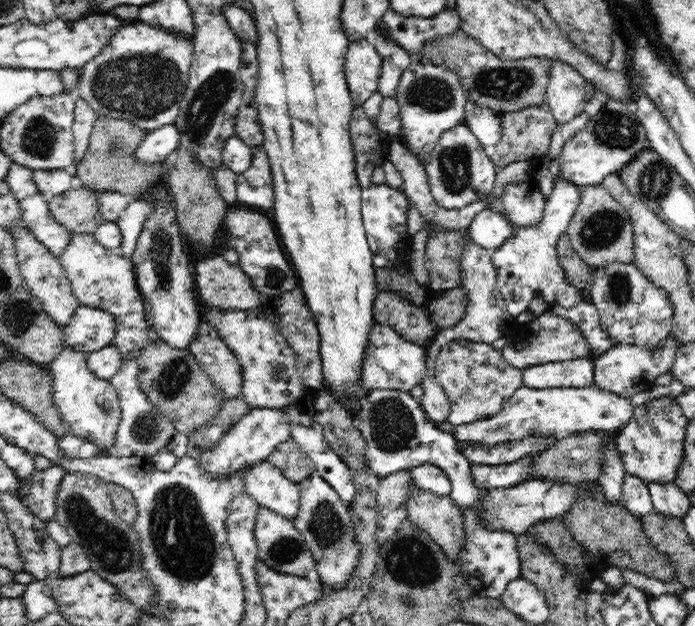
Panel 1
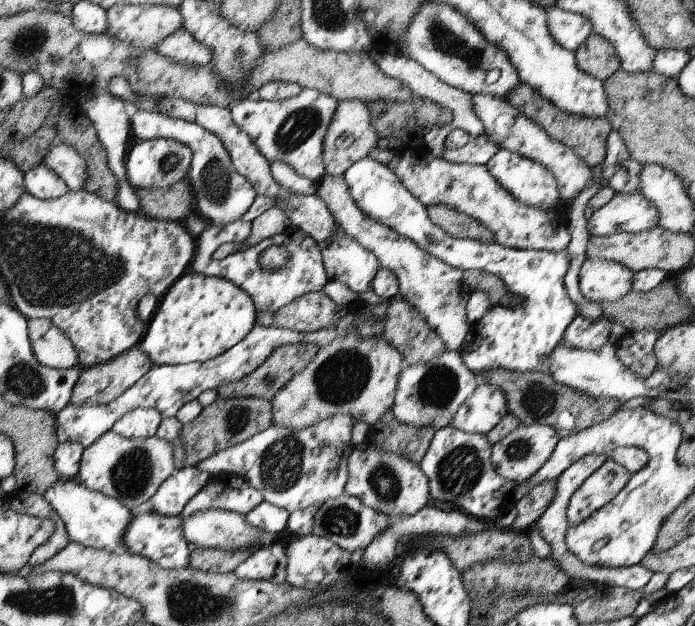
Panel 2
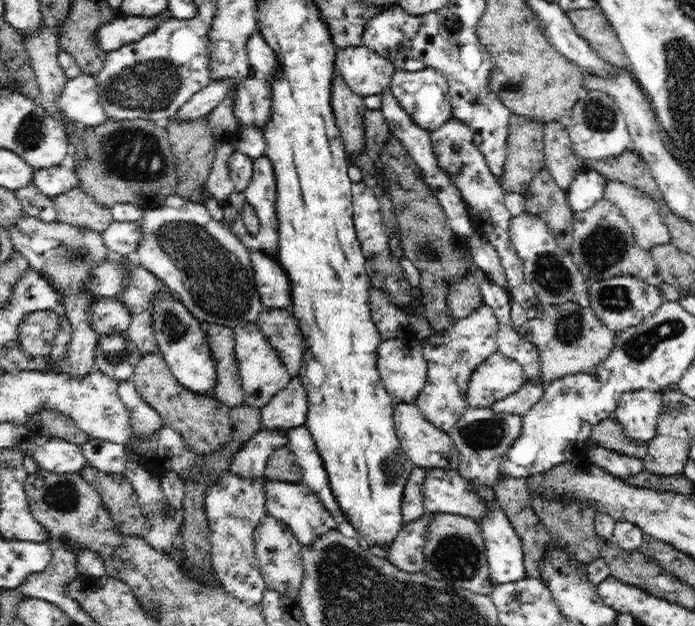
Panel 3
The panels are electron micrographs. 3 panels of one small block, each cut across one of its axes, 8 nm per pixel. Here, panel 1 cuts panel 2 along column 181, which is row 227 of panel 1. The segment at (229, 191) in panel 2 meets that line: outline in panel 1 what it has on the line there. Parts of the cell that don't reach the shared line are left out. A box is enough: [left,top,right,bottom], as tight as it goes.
[116,199,154,257]

